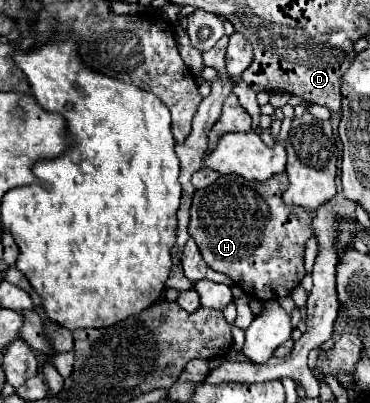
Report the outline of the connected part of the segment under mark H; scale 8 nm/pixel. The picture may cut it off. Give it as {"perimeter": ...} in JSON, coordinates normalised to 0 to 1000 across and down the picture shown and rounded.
{"perimeter":[[[770,429],[722,449],[662,449],[641,434],[597,434],[559,469],[522,484],[511,583],[527,593],[554,653],[635,697],[678,742],[732,747],[776,737],[824,687],[824,598],[846,583],[841,533],[814,514],[781,514],[759,484],[781,464]]]}

